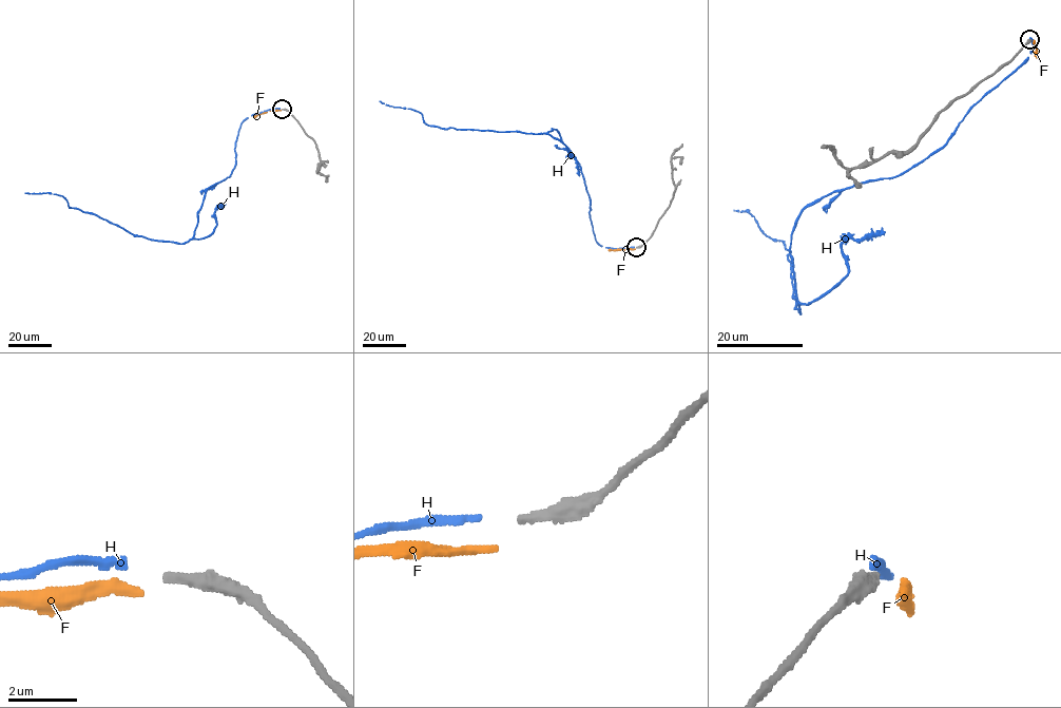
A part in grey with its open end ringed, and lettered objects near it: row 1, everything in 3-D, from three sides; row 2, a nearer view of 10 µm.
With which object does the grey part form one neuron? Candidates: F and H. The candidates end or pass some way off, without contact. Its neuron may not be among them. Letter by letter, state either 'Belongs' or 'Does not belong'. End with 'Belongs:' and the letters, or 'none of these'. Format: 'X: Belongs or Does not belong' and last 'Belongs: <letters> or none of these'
F: Does not belong
H: Belongs
Belongs: H

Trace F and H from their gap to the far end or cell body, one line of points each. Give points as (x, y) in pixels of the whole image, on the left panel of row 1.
F: (281, 110), (264, 112), (254, 117)
H: (280, 109), (240, 123), (235, 165), (206, 191), (194, 236), (182, 244), (134, 235), (56, 194), (24, 193)

